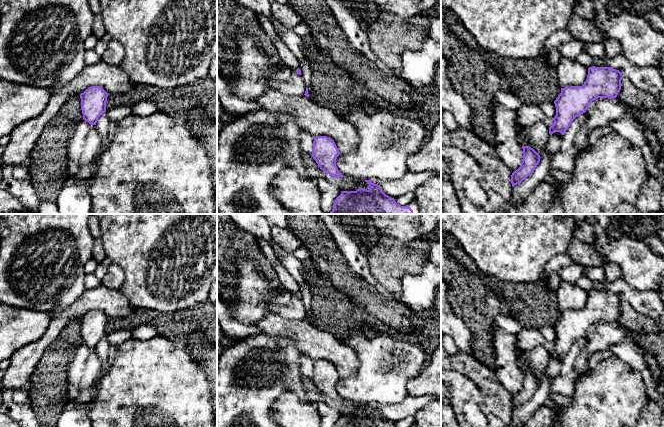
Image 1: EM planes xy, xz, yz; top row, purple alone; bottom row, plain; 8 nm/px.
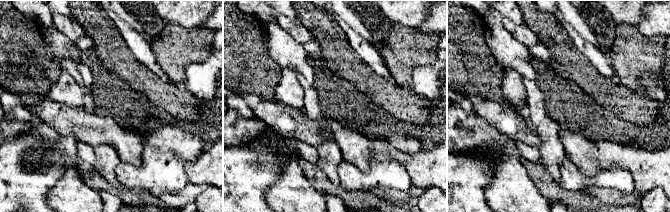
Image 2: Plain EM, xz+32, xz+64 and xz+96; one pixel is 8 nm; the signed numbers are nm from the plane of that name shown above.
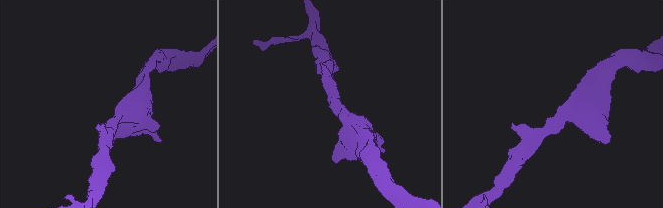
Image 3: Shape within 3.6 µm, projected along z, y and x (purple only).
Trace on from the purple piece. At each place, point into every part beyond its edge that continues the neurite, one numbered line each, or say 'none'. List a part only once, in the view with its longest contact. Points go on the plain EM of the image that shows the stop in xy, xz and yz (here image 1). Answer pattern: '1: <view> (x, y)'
1: xz (286, 280)

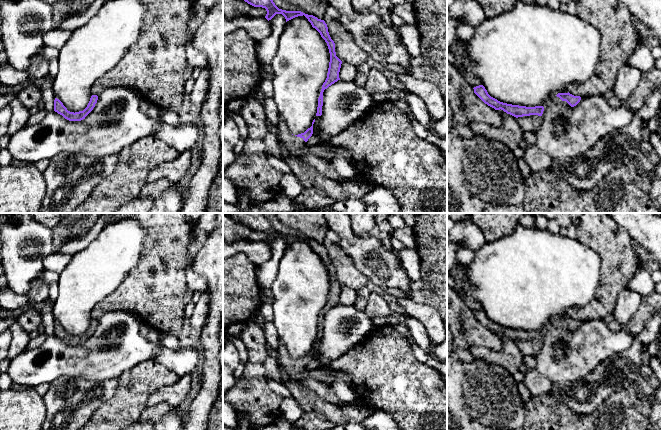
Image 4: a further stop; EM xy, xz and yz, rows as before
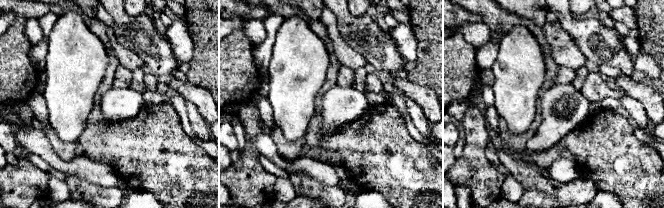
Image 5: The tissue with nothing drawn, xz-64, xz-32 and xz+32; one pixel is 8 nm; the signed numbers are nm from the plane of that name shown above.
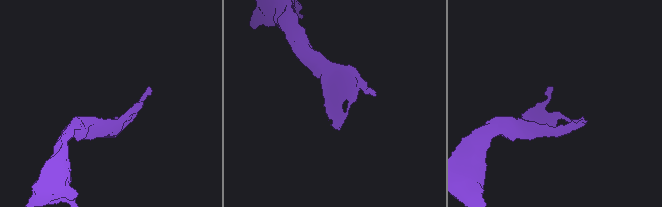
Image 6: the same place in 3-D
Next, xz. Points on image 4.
1: xz (292, 367)

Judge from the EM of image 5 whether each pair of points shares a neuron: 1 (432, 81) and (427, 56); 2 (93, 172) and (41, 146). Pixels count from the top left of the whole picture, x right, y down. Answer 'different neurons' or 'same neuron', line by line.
1: same neuron
2: same neuron

